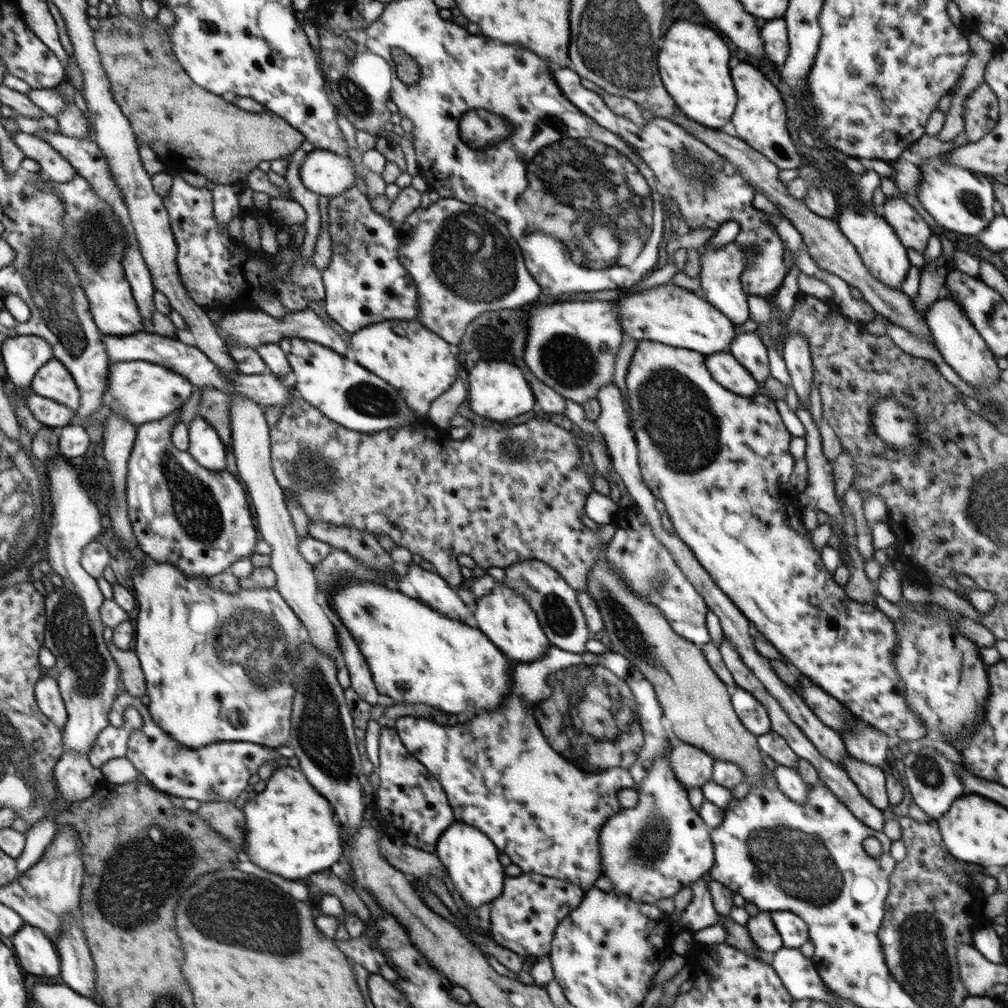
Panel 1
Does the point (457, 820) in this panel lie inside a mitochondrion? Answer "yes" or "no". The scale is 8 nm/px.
no

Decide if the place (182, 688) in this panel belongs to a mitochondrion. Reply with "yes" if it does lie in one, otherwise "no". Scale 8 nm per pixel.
no

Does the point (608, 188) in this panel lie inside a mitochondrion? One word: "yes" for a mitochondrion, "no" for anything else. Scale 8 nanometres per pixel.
yes

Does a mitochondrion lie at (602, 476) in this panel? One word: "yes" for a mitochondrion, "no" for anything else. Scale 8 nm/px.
no

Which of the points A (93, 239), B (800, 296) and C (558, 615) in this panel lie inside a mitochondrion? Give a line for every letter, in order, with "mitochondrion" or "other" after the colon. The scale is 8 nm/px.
A: mitochondrion
B: other
C: mitochondrion

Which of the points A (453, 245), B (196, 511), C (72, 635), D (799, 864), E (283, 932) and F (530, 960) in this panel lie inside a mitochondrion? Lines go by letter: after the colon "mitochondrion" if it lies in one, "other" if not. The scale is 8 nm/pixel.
A: mitochondrion
B: mitochondrion
C: mitochondrion
D: mitochondrion
E: mitochondrion
F: other

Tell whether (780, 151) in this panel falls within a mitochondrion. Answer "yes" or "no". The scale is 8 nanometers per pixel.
no

